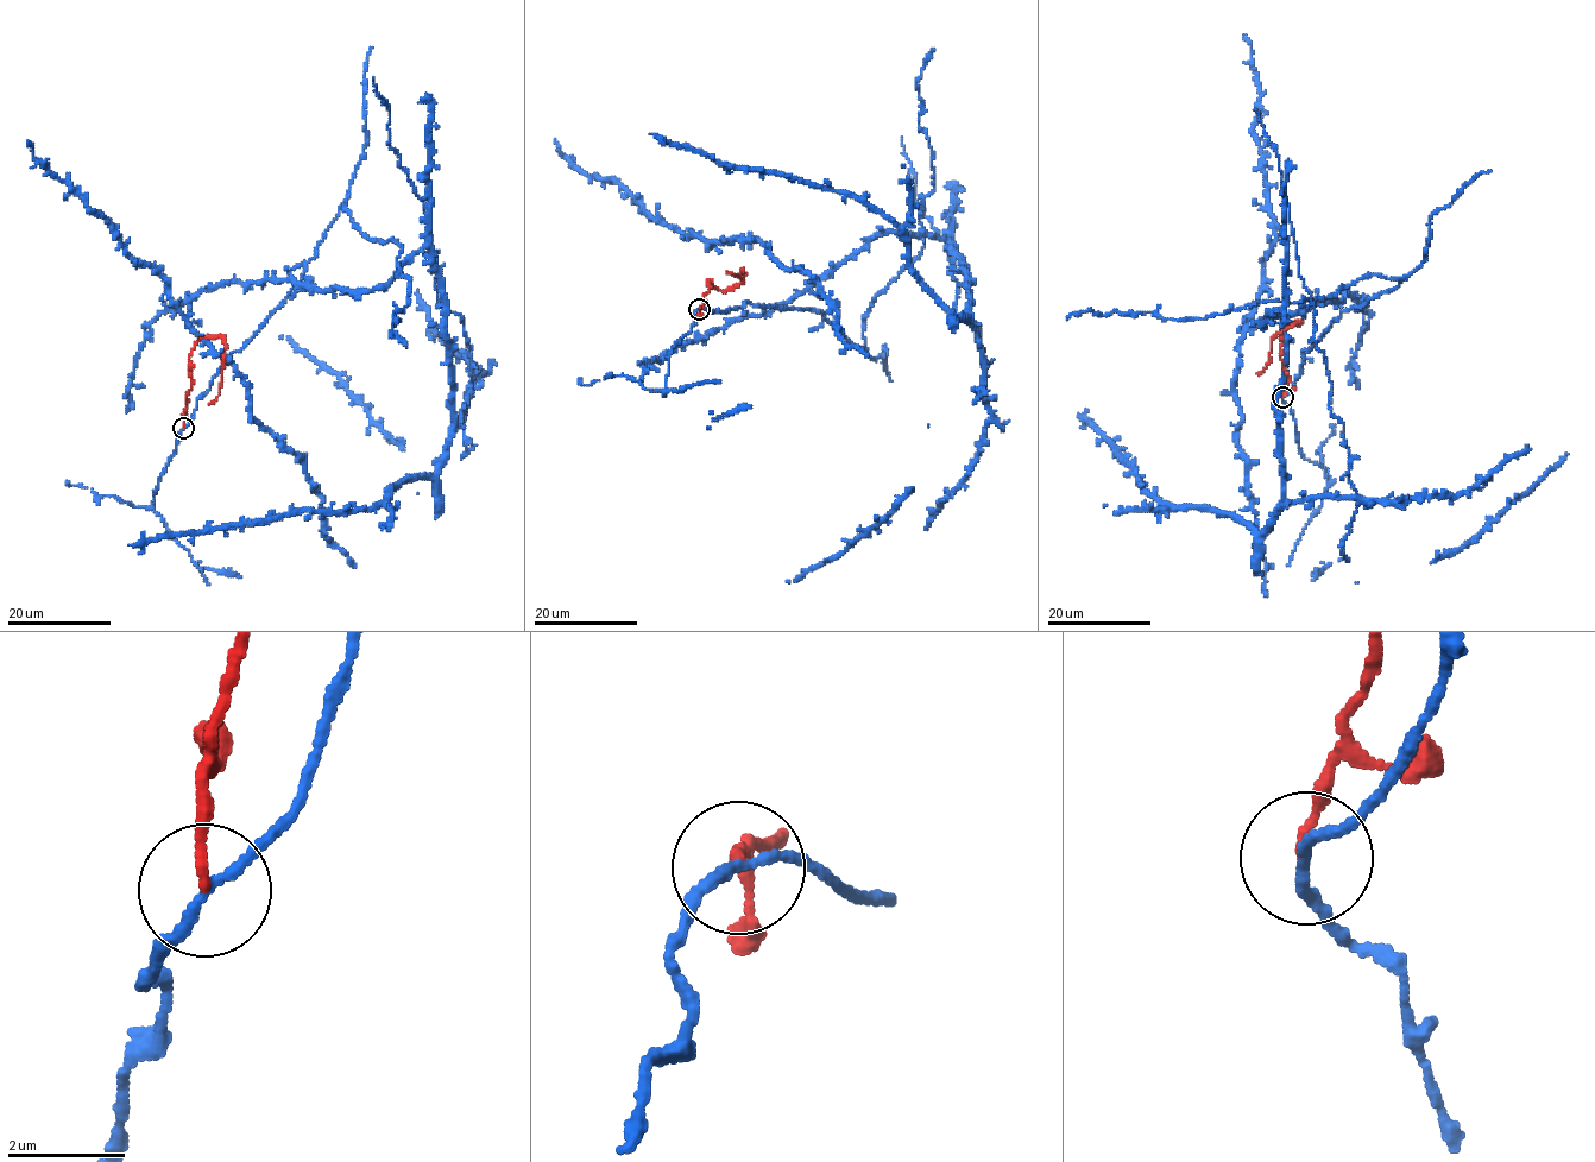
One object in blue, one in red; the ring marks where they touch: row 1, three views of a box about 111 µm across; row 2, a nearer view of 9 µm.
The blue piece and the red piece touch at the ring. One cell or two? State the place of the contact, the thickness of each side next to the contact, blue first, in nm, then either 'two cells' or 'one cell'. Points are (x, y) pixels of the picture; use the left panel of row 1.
(183, 428) | 160/130 nm | two cells

